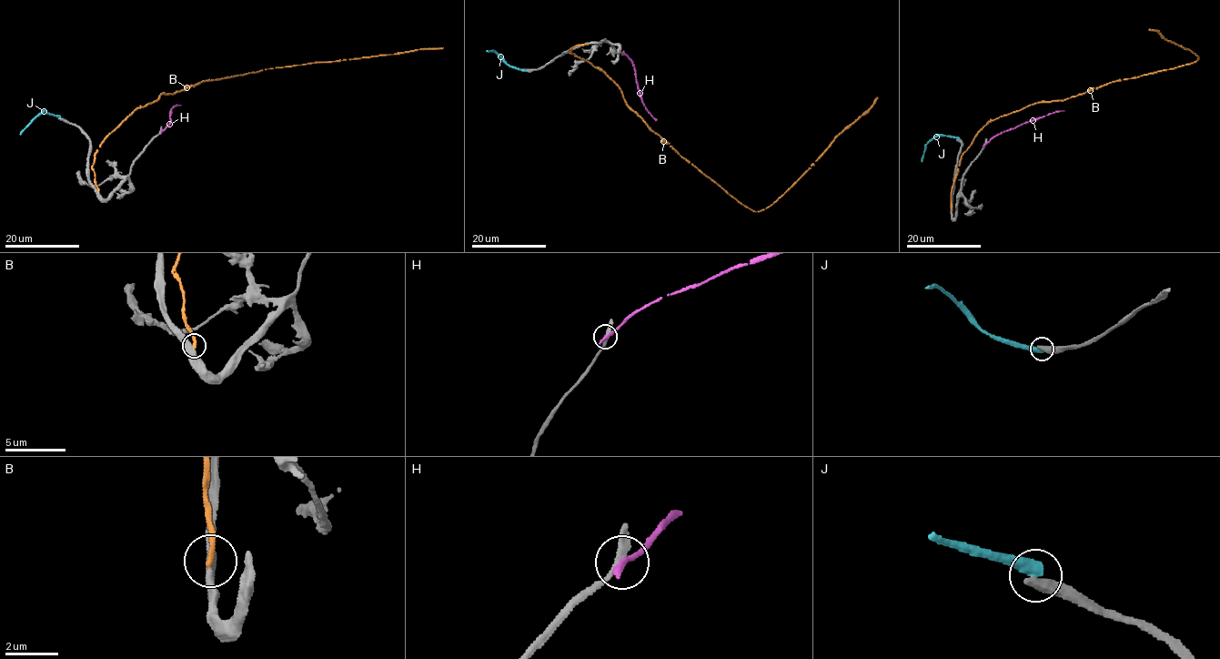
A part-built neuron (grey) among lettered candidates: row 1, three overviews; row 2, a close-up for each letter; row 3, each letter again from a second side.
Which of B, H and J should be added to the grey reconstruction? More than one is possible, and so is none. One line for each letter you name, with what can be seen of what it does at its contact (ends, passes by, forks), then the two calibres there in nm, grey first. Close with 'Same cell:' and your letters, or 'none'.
Same cell: none

